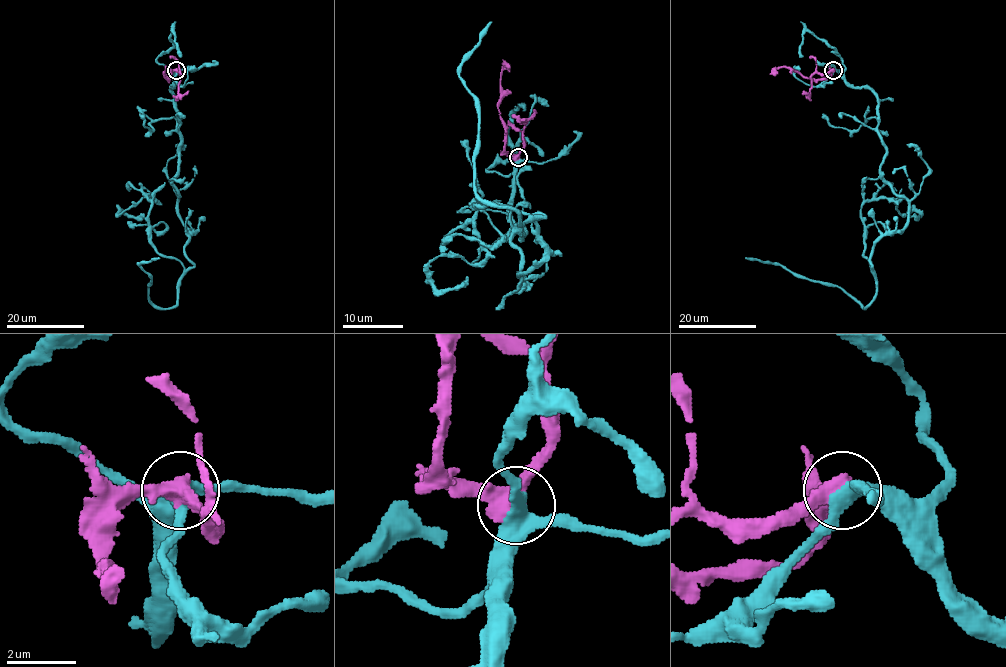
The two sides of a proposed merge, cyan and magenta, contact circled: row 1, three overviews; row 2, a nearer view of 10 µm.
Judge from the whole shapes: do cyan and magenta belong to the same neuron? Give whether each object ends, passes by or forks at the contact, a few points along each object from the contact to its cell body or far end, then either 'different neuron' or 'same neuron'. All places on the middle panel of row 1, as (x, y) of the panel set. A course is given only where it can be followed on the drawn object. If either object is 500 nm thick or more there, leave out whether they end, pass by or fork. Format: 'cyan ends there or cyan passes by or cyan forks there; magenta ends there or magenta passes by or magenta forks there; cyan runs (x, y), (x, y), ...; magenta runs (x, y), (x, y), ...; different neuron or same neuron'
cyan forks there; magenta passes by; cyan runs (519, 158), (520, 274), (541, 259), (544, 216), (475, 201), (487, 257), (428, 265), (439, 290), (467, 277); magenta runs (517, 158), (505, 153), (505, 123), (498, 105), (501, 100), (501, 73), (510, 66); different neuron

